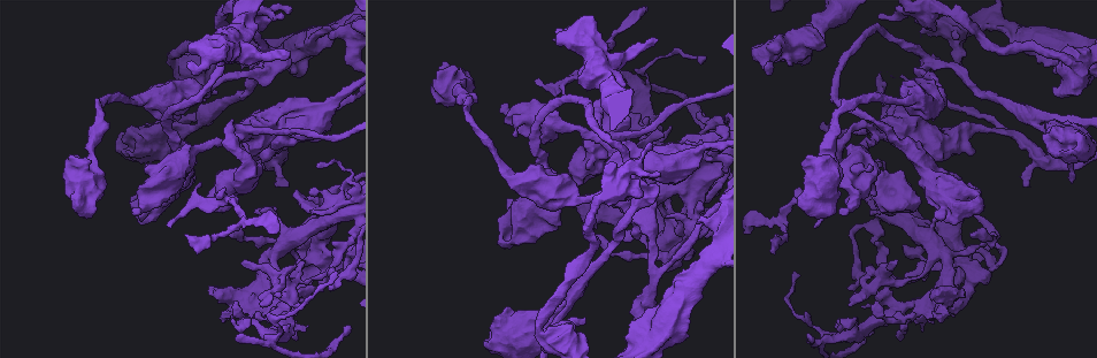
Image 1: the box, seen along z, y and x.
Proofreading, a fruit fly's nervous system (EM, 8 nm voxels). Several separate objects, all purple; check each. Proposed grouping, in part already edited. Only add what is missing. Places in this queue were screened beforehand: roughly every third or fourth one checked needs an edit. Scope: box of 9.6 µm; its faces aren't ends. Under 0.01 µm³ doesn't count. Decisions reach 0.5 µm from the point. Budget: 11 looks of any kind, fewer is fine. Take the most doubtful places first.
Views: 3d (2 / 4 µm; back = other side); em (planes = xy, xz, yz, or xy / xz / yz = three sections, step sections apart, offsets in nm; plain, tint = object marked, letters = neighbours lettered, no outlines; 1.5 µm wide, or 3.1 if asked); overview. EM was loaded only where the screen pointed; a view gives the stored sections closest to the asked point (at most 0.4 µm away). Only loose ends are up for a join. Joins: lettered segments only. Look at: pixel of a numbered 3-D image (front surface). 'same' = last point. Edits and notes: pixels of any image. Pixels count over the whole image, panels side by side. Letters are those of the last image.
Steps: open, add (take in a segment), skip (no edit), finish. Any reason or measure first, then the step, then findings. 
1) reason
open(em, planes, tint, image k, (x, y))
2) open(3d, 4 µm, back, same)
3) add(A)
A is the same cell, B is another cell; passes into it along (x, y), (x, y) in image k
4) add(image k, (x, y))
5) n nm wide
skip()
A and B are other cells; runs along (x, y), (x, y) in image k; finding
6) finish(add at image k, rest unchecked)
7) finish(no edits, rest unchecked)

branch stops here
open(em, yz, step 8, letters, image 1, (290, 51))

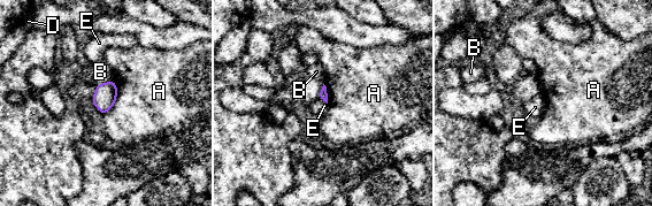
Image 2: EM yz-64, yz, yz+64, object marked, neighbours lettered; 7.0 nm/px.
cut it another way
open(em, xy, step 8, letters, same)

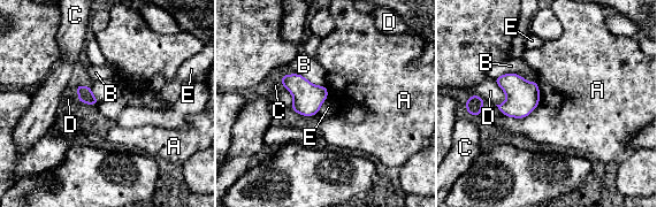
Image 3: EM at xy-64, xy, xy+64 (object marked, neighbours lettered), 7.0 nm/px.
skip()
A, B, C, D and E are other cells; no lettered segment goes on from it

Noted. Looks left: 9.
free end
open(em, yz, step 4, tint, image 1, (287, 183))

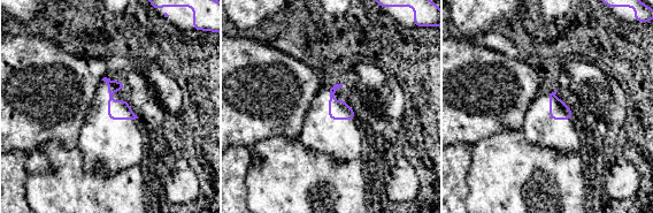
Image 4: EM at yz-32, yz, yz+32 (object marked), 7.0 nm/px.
another direction
open(em, planes, letters, same)

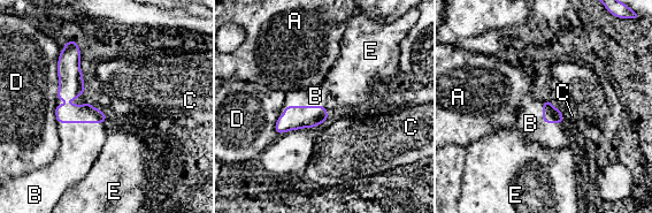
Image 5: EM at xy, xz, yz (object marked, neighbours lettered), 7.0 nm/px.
add(image 5, (315, 96))
B is the same cell, A, C, D and E are other cells; passes into it along (294, 118), (300, 106), (315, 96) in image 5; it goes on there

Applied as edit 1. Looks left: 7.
see it whole again
open(overview)

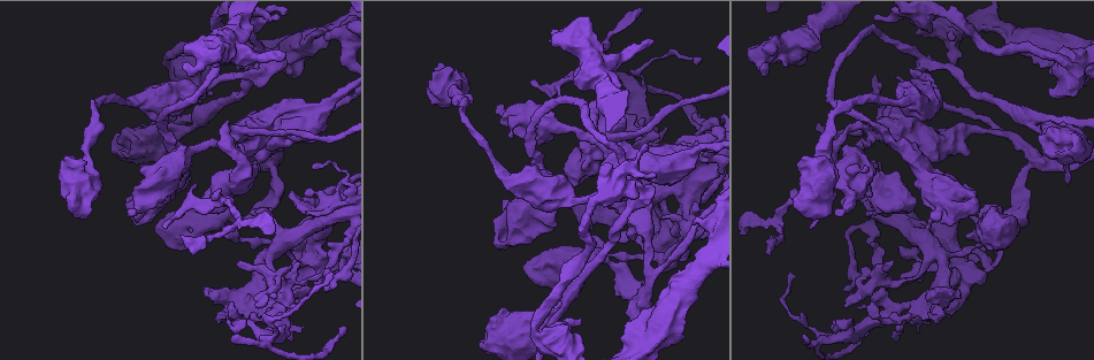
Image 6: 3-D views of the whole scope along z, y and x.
an open end
open(em, planes, letters, image 6, (581, 320))

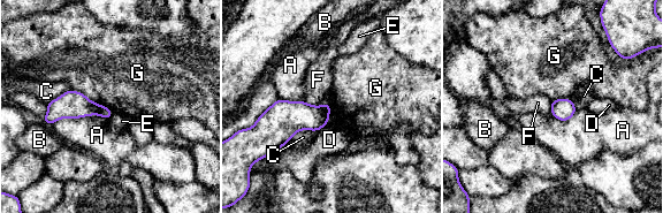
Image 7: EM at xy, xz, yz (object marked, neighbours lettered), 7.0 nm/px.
skip()
A, B, C, D, E, F and G are other cells; border along (70, 89), (81, 91), (113, 112) in image 7; none of them fits

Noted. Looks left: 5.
stops while still wide
open(em, planes, letters, image 6, (976, 191))

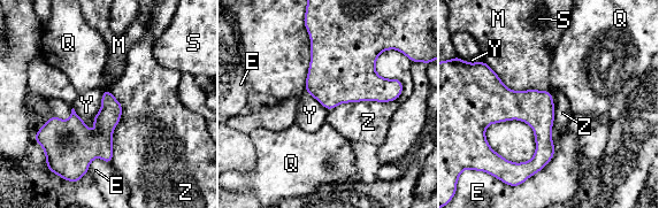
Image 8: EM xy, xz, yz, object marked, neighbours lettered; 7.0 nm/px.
skip()
E, M, Q, S, Y and Z are other cells; none of them fits

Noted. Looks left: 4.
finish(add at image 5, rest unchecked)

